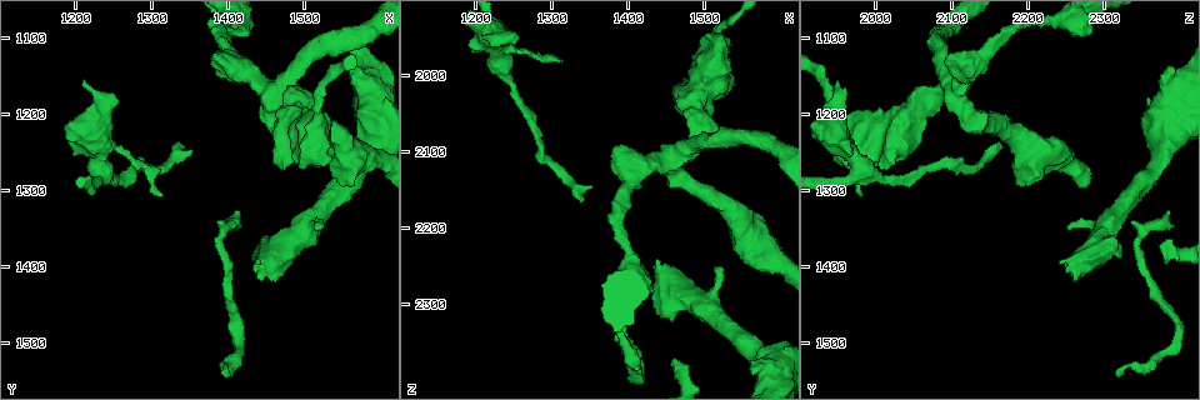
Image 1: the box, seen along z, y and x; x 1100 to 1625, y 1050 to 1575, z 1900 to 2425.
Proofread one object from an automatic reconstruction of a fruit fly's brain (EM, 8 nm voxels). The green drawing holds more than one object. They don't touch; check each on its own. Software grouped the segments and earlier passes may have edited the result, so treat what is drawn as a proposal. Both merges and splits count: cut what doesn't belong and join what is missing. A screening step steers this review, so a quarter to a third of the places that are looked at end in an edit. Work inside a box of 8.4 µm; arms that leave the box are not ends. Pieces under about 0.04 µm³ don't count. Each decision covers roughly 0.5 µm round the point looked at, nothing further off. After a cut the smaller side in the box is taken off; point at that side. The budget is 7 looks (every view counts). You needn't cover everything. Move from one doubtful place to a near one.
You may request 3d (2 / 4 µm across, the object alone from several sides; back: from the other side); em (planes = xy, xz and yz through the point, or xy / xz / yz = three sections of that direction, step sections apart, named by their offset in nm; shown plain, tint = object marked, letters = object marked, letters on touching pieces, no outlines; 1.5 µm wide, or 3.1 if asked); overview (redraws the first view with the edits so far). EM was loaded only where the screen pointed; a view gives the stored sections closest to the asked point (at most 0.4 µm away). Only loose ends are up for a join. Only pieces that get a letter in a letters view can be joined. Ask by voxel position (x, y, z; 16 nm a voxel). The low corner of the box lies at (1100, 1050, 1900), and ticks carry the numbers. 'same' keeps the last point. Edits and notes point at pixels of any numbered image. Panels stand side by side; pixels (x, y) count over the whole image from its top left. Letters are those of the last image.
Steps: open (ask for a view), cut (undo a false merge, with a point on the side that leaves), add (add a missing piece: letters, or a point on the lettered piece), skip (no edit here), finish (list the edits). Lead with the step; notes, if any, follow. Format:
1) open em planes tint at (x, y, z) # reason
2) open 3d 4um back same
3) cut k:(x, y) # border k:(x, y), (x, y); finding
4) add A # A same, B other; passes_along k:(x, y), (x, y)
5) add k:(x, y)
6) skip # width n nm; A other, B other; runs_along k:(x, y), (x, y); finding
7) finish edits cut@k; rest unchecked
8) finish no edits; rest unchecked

open em xy step 8 letters at (1455, 1170, 2105) # sharp bend

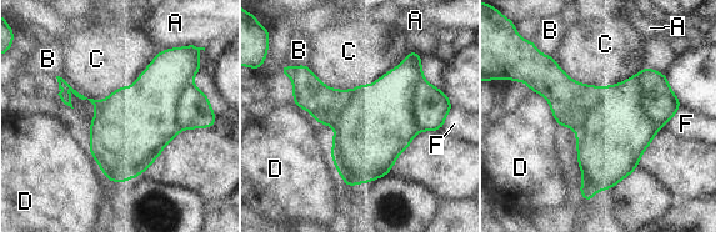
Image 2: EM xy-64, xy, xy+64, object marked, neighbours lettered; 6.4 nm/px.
cut 2:(617, 127) # A other, B other, C other, D other, F other; a second neuron is stuck on

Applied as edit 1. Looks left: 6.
open overview

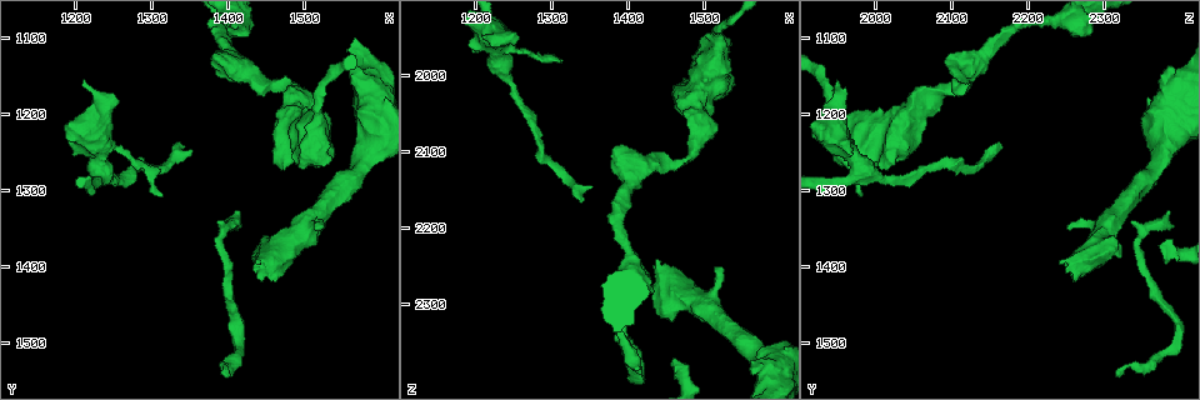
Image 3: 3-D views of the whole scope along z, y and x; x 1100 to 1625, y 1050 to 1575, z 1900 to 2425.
open em xy step 8 tint at (1340, 1240, 2160) # branch stops here

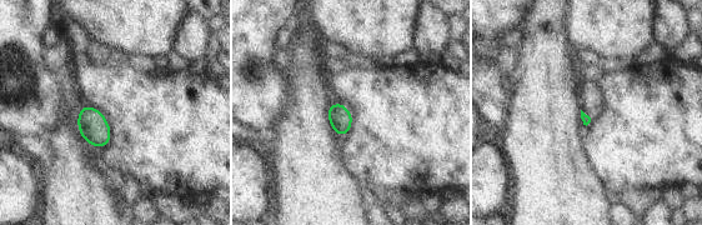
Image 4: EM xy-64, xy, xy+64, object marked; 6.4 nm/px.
open em planes letters same # another direction

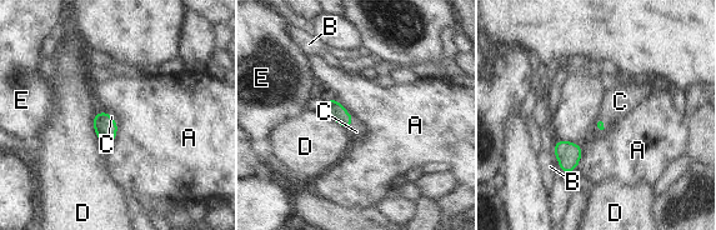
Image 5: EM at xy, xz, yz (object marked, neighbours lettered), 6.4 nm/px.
add C # A other, B other, C same, D other, E other; passes_along 5:(334, 109), (350, 124), (356, 131); it goes on there

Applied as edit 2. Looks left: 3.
open overview

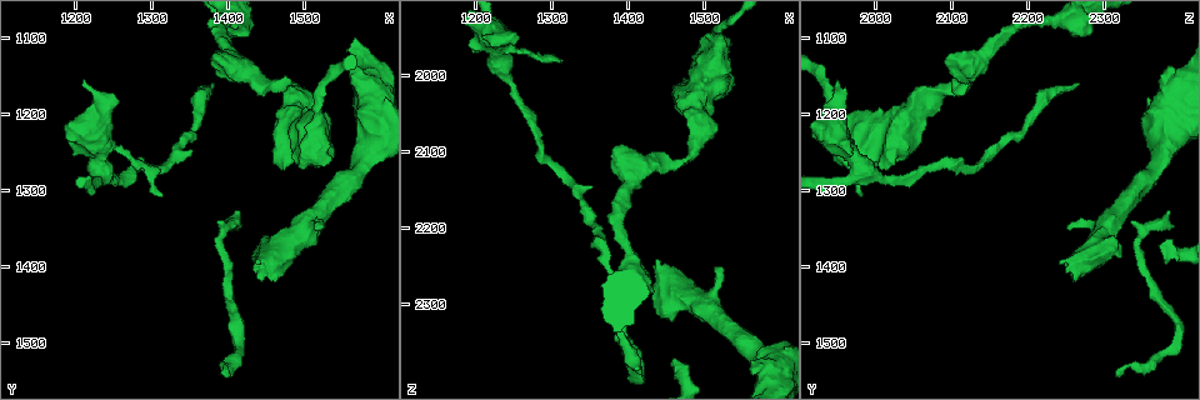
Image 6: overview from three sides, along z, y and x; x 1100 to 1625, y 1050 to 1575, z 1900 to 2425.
open em planes letters at (1210, 1155, 1950) # stops while still wide

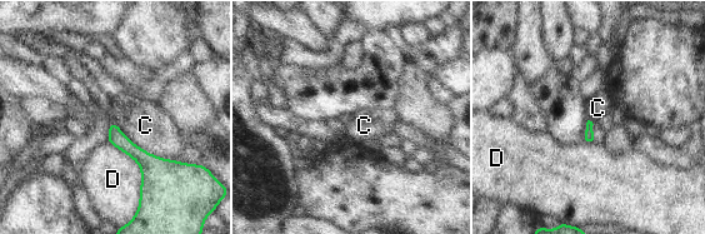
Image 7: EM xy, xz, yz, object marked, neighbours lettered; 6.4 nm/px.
skip # C other, D other; border 7:(111, 120), (143, 149), (181, 163); no lettered piece goes on from it

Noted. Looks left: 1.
finish edits cut@2, add@5; rest unchecked

